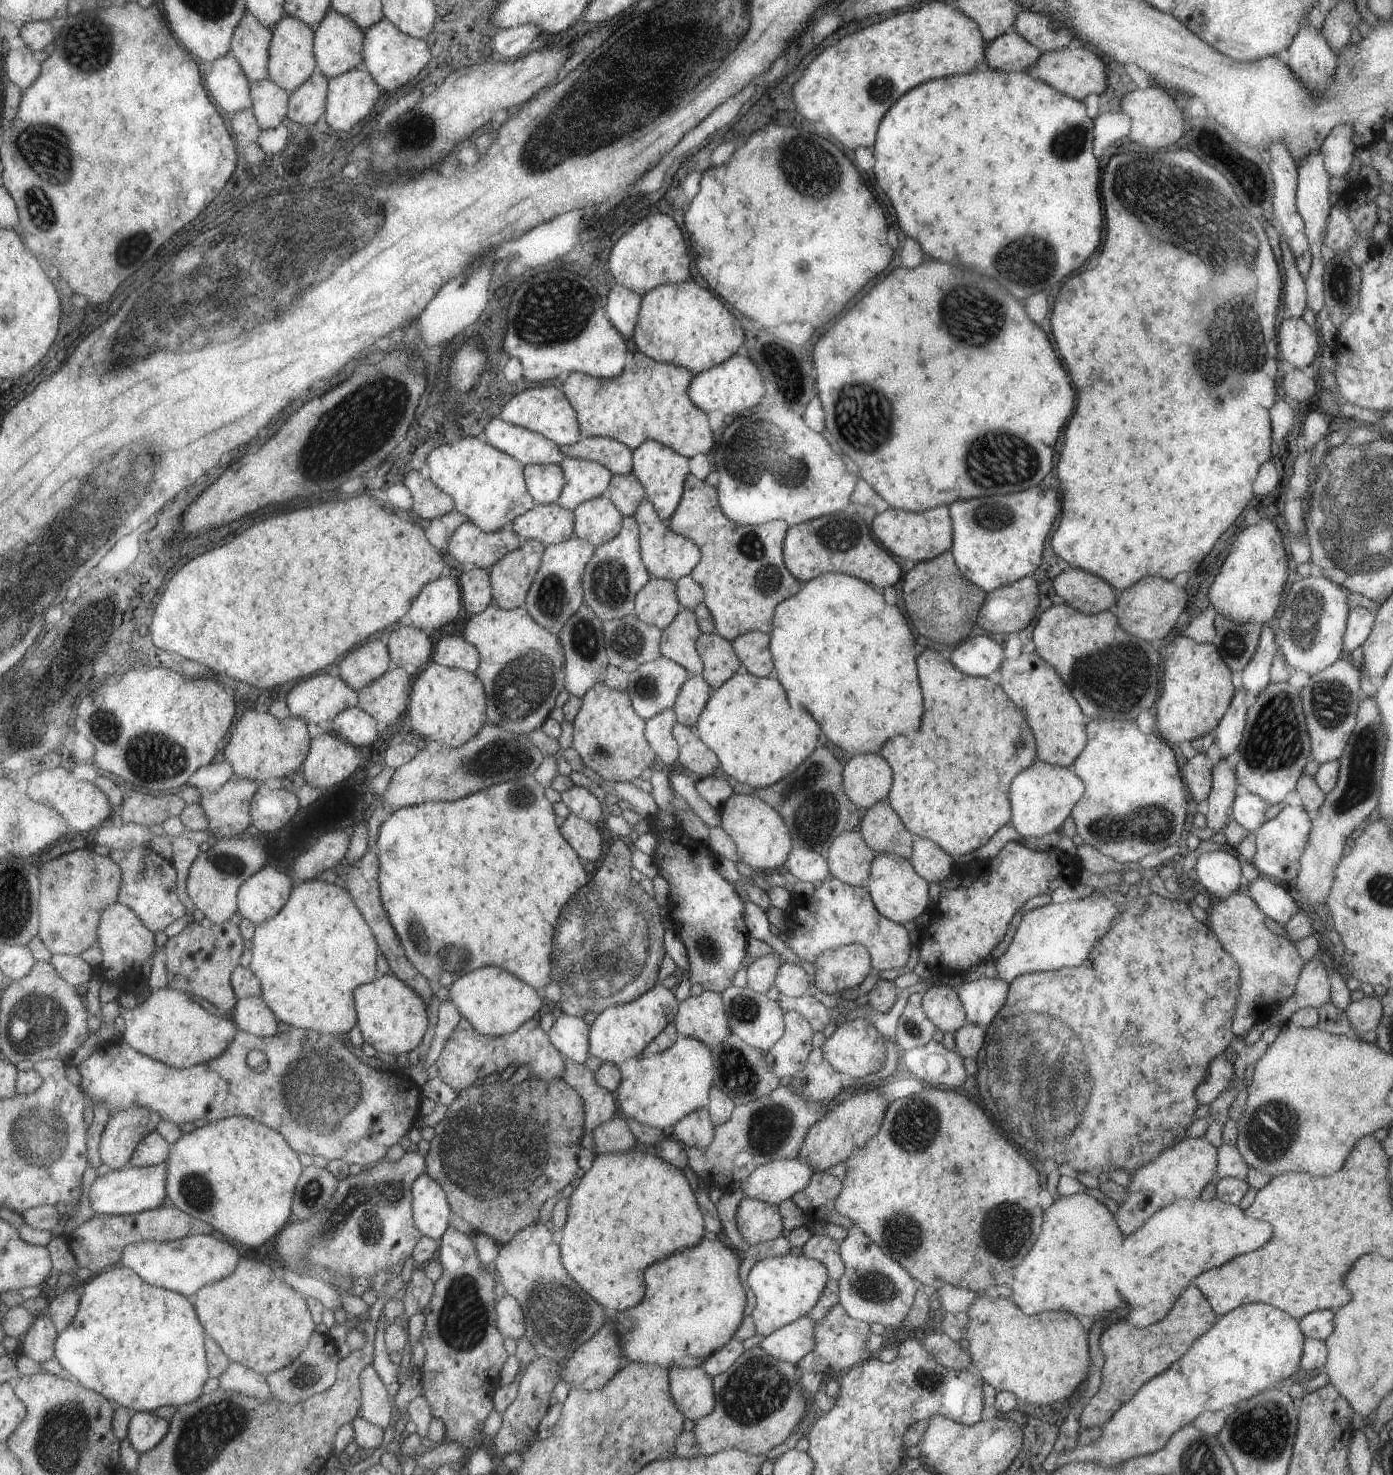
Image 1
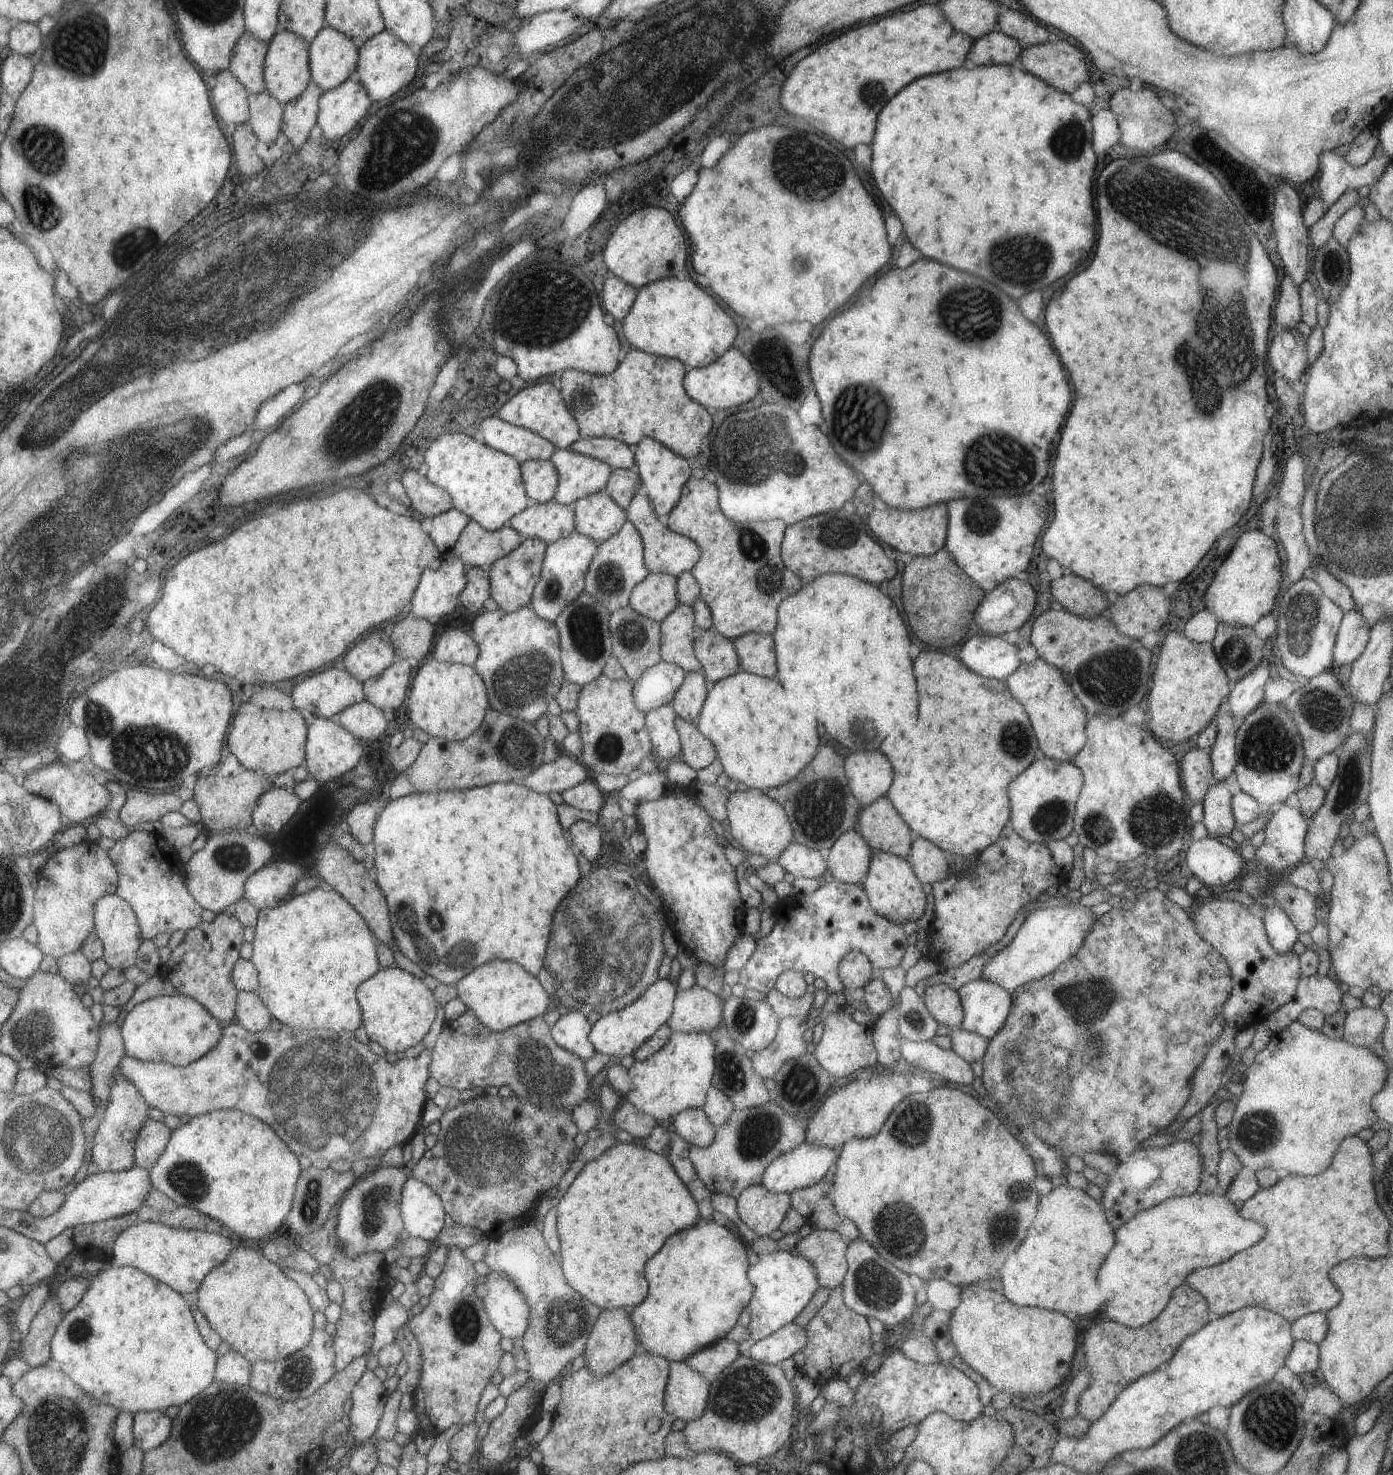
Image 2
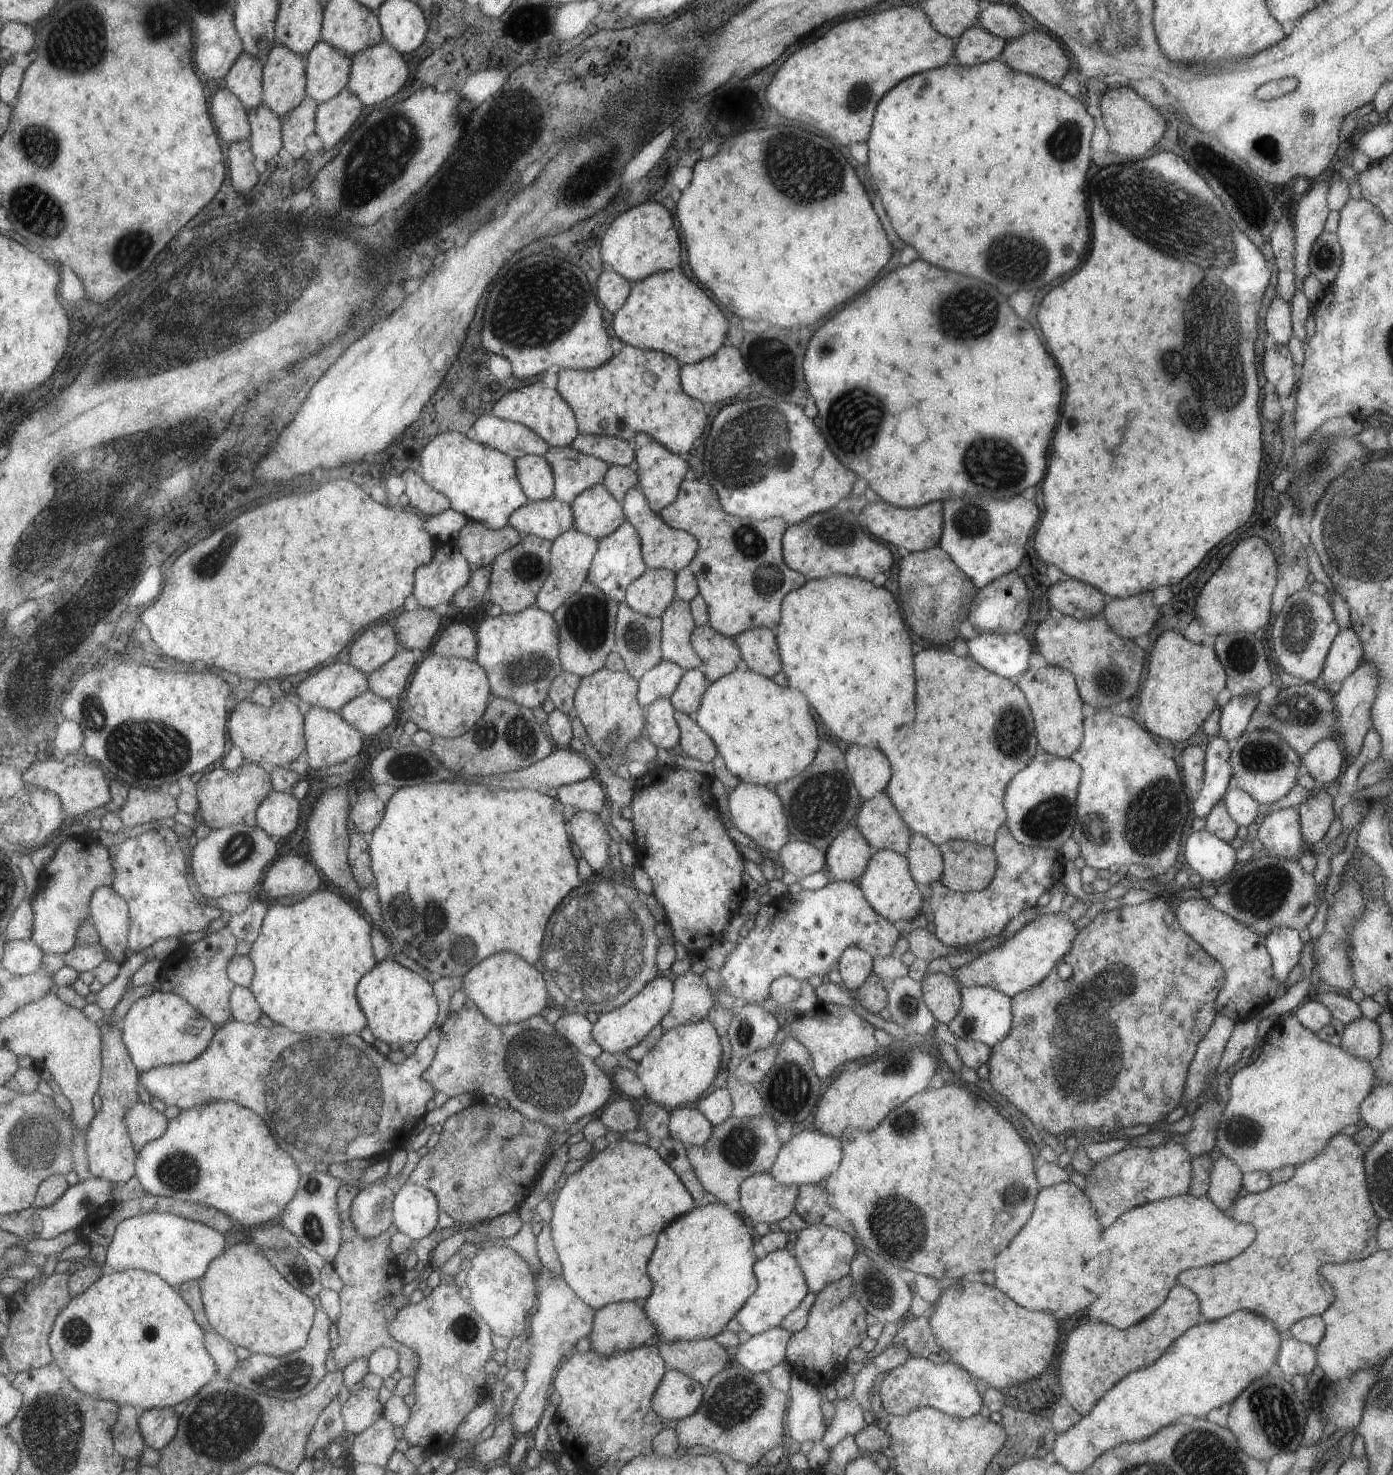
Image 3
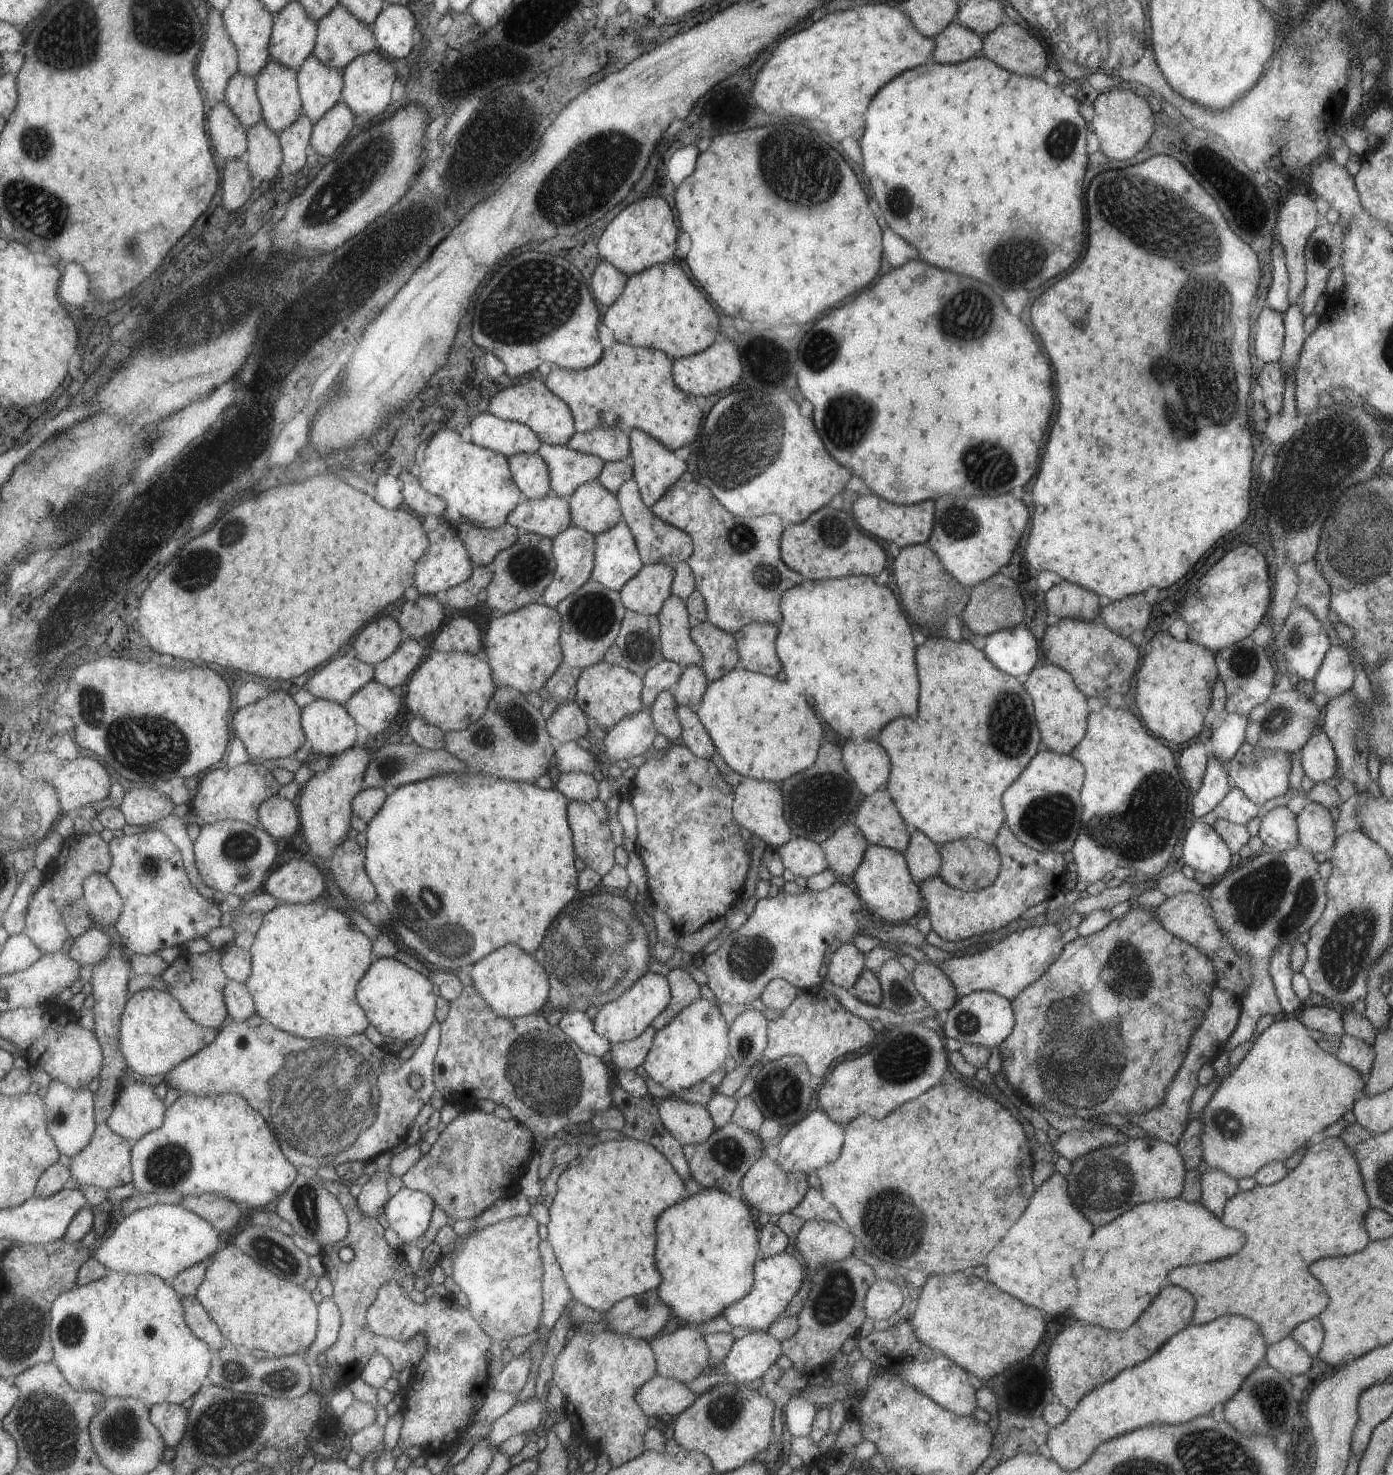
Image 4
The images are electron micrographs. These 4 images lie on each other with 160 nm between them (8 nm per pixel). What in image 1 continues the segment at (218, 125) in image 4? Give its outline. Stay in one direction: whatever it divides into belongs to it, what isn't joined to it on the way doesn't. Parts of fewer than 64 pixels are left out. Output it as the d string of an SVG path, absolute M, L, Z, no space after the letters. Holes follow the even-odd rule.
M233 54L211 62L211 71L203 78L207 95L227 112L239 112L252 107L247 78L242 74Z

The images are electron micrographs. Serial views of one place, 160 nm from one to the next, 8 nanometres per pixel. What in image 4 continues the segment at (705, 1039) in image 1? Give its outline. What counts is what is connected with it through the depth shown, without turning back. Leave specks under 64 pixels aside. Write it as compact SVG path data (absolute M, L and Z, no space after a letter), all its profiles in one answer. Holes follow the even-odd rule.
M685 958L679 966L667 974L670 988L669 1004L651 1021L651 1026L655 1030L663 1028L673 1017L683 1008L694 1003L699 996L699 985L691 978L687 966L689 958Z

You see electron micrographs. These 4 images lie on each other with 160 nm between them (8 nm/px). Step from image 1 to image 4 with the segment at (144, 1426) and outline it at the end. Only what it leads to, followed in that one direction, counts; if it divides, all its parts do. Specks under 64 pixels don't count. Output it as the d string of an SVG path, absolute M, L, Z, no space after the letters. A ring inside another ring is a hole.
M161 1403L150 1406L148 1415L160 1431L165 1446L173 1449L185 1432L186 1410L181 1405Z

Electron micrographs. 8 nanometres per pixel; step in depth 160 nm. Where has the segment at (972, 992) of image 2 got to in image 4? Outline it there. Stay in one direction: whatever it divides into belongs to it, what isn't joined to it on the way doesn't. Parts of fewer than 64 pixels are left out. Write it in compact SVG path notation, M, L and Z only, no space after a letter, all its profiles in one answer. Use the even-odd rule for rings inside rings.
M975 991L960 996L947 1011L946 1021L940 1028L940 1034L957 1040L961 1045L974 1044L991 1049L1011 1034L1013 1025L1014 1016L1010 1000L993 991Z

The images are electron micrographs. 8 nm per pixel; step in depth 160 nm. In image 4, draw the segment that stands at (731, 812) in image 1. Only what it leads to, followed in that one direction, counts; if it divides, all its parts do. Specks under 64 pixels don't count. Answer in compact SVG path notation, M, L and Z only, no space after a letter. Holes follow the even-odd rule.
M742 777L732 793L732 817L737 827L747 828L751 834L758 836L765 846L773 849L779 848L792 837L788 822L783 818L782 792L778 784Z

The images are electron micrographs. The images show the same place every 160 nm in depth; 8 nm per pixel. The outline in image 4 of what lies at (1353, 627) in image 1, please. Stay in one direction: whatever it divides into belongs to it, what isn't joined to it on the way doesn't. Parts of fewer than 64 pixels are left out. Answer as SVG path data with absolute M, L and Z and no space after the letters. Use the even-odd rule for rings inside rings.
M1332 644L1327 649L1313 682L1316 692L1327 696L1328 700L1349 691L1354 683L1354 666L1348 650Z

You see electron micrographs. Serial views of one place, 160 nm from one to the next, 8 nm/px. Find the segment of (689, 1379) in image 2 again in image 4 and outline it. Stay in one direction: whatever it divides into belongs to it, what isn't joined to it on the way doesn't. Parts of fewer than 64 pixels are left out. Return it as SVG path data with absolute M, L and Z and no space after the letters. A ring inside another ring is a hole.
M655 1375L635 1393L636 1405L648 1417L669 1421L684 1411L696 1399L686 1383Z

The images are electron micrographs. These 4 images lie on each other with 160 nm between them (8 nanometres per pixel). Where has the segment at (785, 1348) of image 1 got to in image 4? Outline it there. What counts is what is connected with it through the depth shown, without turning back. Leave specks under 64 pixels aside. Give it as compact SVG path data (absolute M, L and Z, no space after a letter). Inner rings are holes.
M766 1331L747 1332L734 1340L725 1355L725 1375L732 1382L749 1385L779 1358L780 1346L781 1343Z

